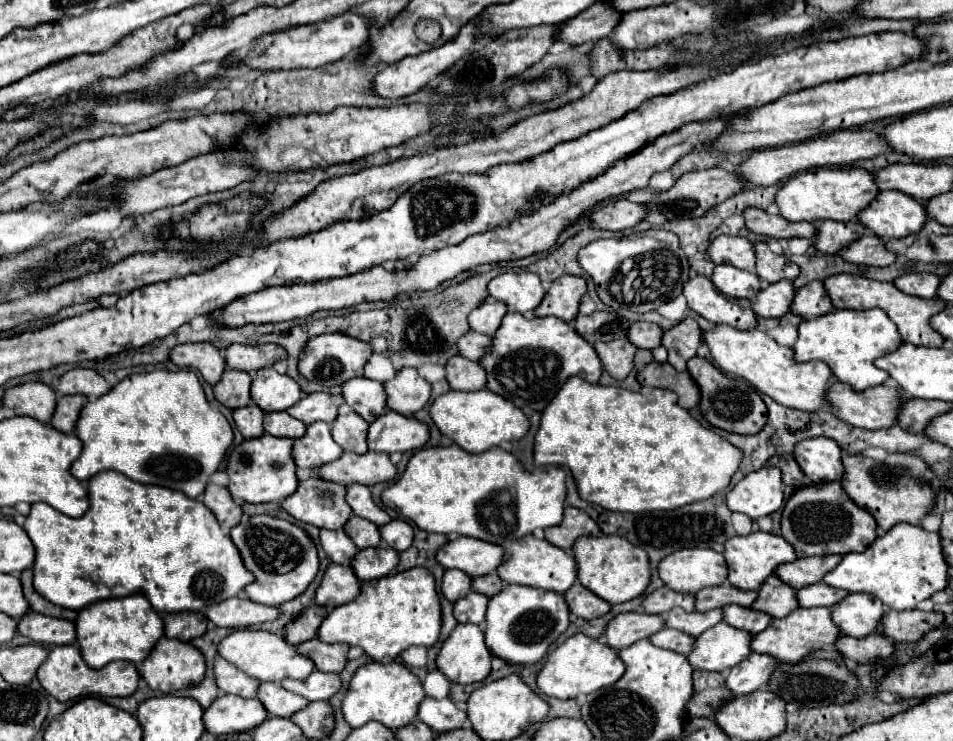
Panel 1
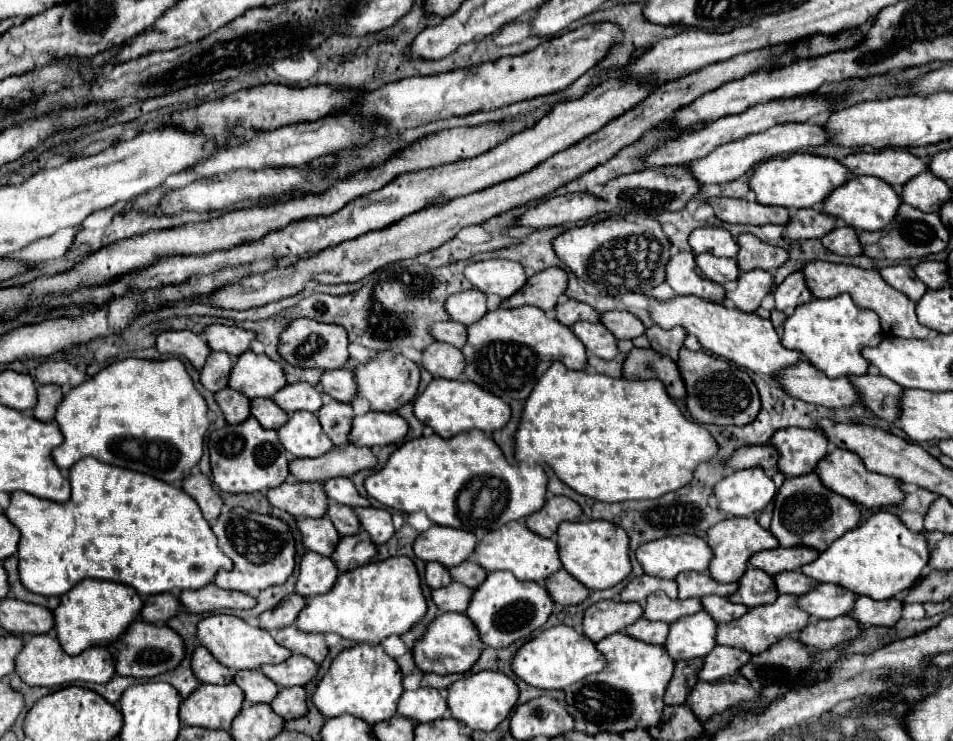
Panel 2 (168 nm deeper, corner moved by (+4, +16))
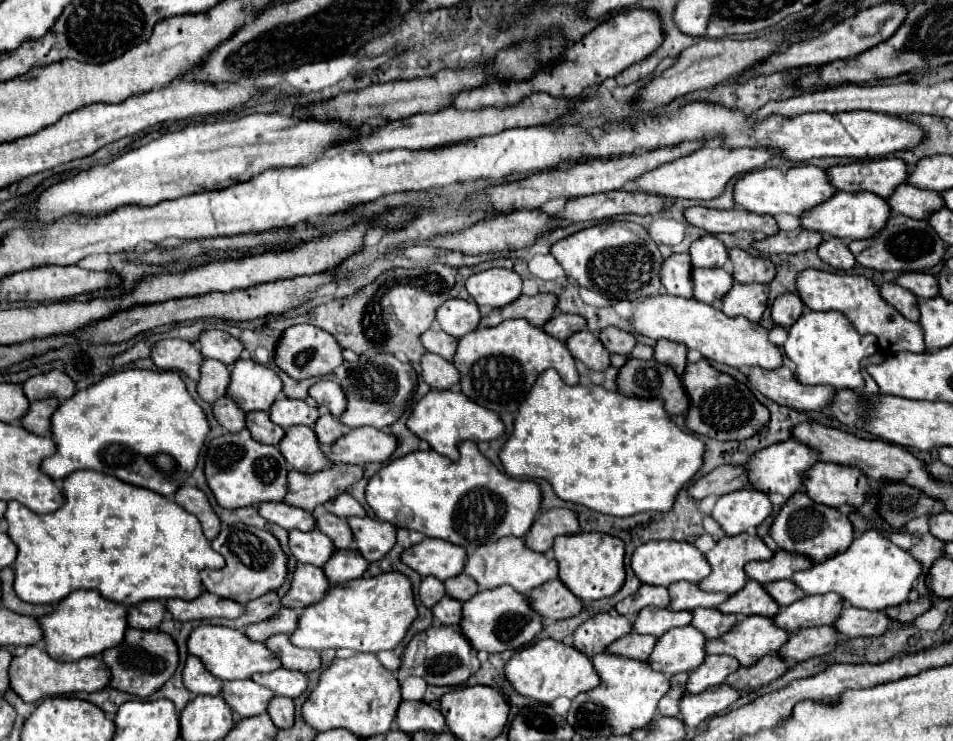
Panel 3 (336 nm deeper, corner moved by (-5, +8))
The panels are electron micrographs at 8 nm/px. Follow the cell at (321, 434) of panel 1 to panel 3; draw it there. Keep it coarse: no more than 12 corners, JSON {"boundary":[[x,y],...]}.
{"boundary":[[292,426],[278,444],[298,472],[328,466],[316,432]]}

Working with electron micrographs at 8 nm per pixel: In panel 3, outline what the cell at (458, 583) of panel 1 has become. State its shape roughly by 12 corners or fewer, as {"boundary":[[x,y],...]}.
{"boundary":[[434,576],[422,580],[420,600],[432,608],[444,596],[444,582]]}

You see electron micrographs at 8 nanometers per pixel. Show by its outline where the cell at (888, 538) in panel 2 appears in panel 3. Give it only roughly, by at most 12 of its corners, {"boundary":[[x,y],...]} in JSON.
{"boundary":[[878,528],[796,572],[856,608],[908,600],[922,564]]}

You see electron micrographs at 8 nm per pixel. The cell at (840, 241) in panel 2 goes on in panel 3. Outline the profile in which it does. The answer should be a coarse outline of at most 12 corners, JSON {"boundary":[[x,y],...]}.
{"boundary":[[840,238],[818,246],[818,256],[838,270],[856,266],[856,258]]}

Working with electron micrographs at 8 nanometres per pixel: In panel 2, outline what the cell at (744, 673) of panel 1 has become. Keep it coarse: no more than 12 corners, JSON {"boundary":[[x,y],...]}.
{"boundary":[[715,646],[699,680],[715,682],[739,674],[751,656],[731,646]]}

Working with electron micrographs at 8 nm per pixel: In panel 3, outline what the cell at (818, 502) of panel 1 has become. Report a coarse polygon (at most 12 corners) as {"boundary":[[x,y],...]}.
{"boundary":[[806,492],[786,500],[770,536],[782,550],[824,562],[852,544],[840,510]]}

